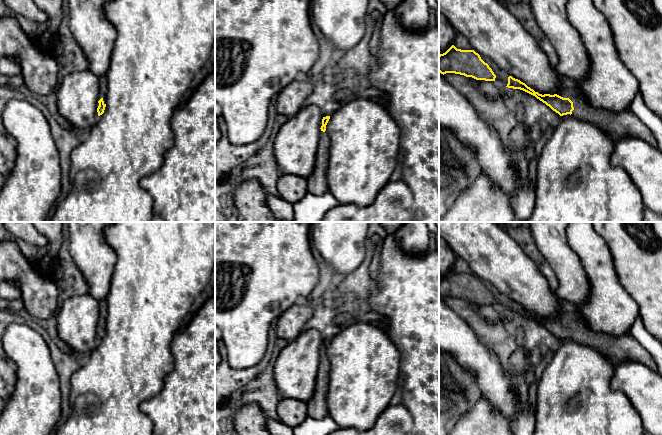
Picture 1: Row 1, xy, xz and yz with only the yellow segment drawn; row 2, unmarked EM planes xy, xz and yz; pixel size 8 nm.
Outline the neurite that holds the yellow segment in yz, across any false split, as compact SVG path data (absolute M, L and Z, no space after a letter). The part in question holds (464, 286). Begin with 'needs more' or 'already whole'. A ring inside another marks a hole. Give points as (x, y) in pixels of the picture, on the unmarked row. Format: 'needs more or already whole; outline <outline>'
already whole; outline M452 269L439 279L439 296L455 297L476 304L495 305L496 299L474 274L461 274Z

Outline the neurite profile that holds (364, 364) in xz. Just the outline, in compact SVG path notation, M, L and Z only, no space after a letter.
M359 320L342 328L326 349L329 359L326 402L329 416L339 428L365 431L375 425L398 388L401 353L381 323Z

